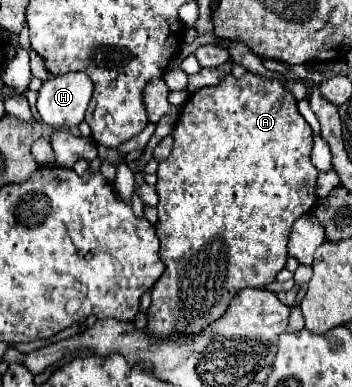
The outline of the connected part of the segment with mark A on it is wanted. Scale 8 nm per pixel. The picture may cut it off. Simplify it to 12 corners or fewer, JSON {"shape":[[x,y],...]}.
{"shape":[[278,80],[192,94],[158,164],[146,332],[198,336],[316,206]]}

